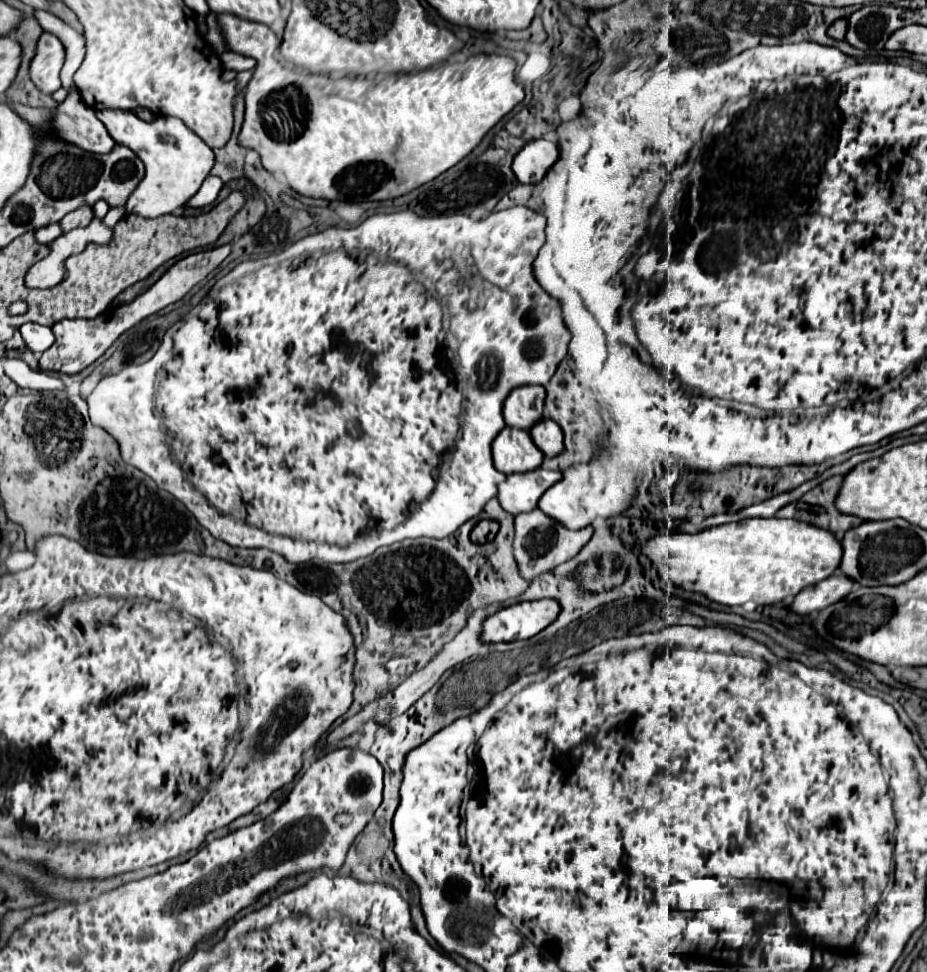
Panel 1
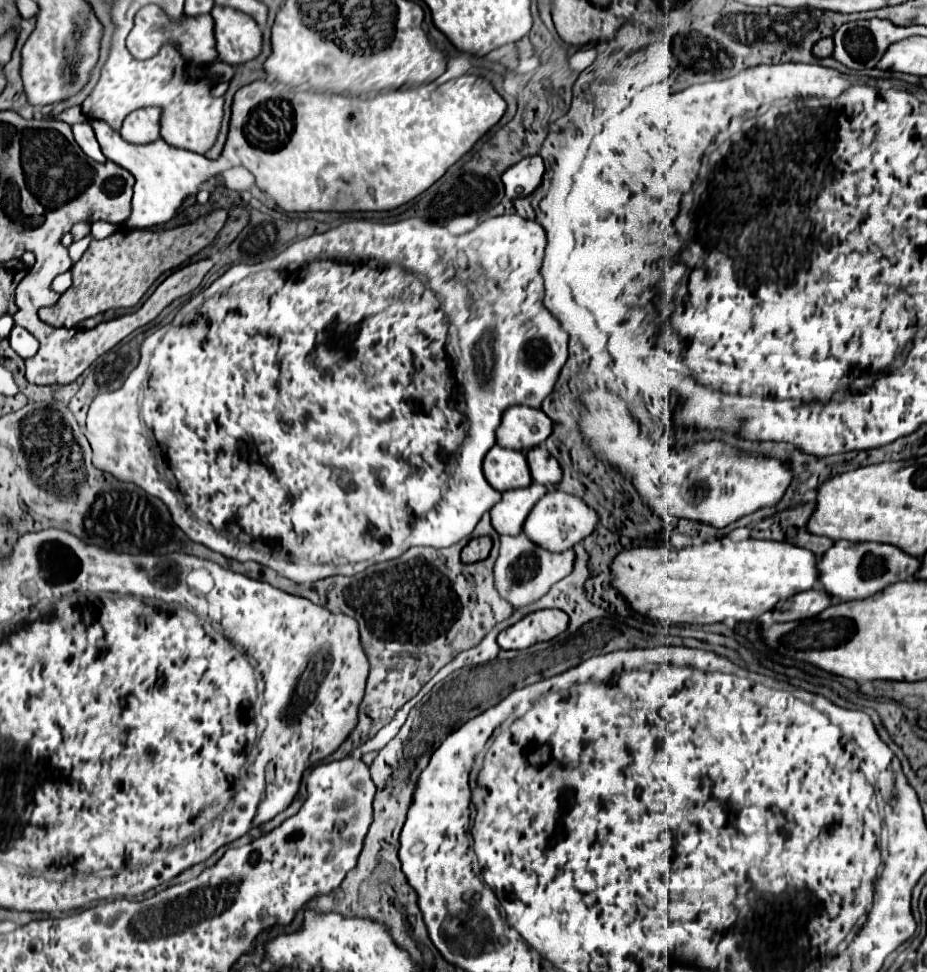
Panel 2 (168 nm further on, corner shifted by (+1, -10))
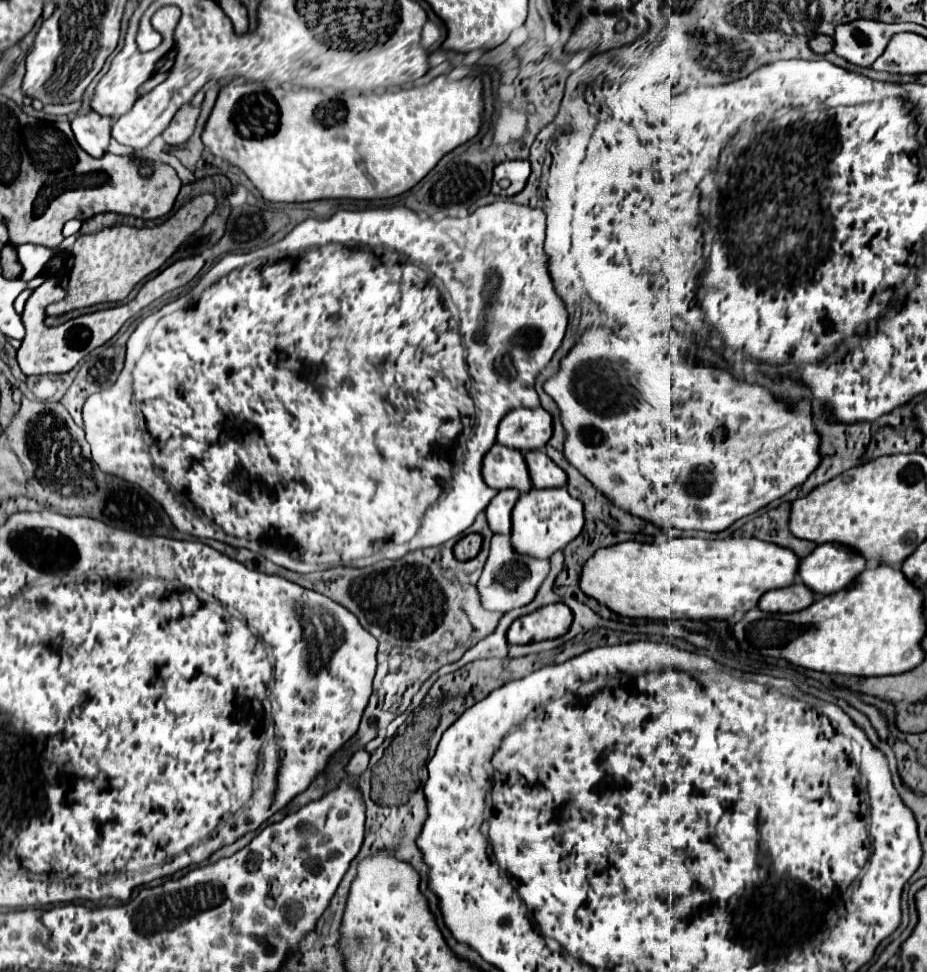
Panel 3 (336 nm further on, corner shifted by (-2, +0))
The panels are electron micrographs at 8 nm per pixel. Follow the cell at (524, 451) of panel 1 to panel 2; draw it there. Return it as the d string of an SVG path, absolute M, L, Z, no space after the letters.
M497 445L485 455L483 473L485 479L501 493L507 489L521 489L531 485L531 473L523 453L509 451Z

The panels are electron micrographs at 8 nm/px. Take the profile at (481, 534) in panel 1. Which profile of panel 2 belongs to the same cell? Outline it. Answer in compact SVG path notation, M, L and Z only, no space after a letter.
M477 537L477 539L471 539L463 551L461 551L461 561L463 563L477 563L481 559L485 559L491 551L491 539L489 537Z

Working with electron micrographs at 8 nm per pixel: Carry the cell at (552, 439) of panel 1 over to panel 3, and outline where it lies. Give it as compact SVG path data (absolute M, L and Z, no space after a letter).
M534 449L526 453L526 465L530 471L532 485L536 489L544 487L564 487L566 485L566 473L560 469L542 449Z

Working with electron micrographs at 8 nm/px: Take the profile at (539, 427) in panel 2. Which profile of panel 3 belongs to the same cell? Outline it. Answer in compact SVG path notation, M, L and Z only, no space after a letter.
M544 407L512 409L498 427L498 443L518 451L540 449L546 445L550 435L552 415Z

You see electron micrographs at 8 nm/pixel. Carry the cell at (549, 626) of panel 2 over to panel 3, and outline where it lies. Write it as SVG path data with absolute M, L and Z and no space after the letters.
M550 603L530 615L516 619L508 629L508 643L532 643L556 639L572 625L572 609L564 603Z

